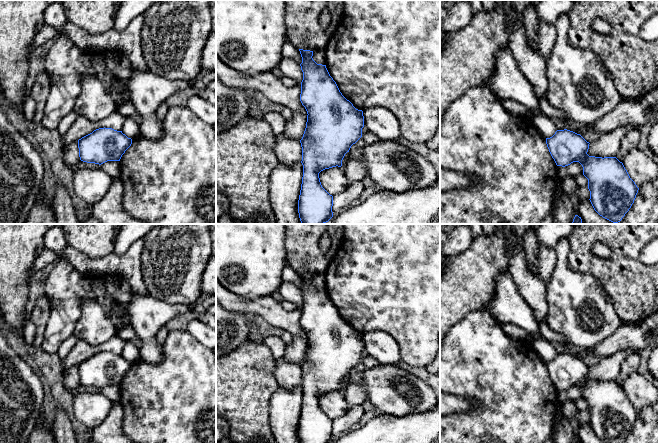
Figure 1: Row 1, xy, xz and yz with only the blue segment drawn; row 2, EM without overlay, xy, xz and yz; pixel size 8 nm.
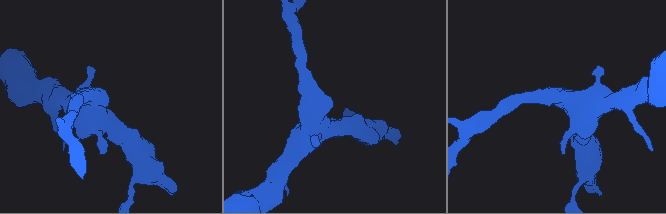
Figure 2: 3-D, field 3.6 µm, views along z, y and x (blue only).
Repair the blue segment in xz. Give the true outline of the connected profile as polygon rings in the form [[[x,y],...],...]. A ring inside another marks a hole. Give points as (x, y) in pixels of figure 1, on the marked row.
[[[299,49],[299,51],[302,57],[300,66],[303,72],[300,101],[308,115],[306,128],[300,140],[302,147],[301,163],[303,165],[303,177],[298,200],[298,213],[301,224],[324,224],[333,217],[333,196],[322,187],[319,173],[325,169],[342,166],[342,160],[345,154],[349,152],[351,146],[362,137],[364,116],[362,110],[356,109],[353,104],[342,95],[336,82],[330,76],[326,65],[317,64],[313,60],[313,51],[303,49]]]

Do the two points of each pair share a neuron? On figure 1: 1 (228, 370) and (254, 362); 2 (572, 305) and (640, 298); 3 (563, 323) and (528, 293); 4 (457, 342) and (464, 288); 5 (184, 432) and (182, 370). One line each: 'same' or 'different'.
1: same
2: different
3: different
4: different
5: same

